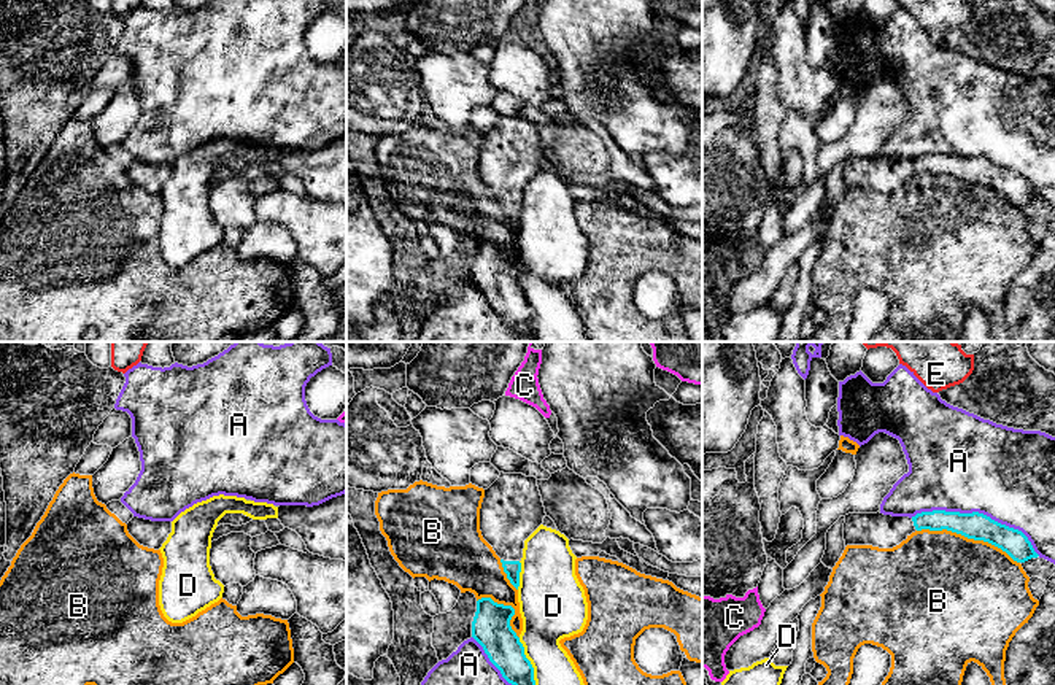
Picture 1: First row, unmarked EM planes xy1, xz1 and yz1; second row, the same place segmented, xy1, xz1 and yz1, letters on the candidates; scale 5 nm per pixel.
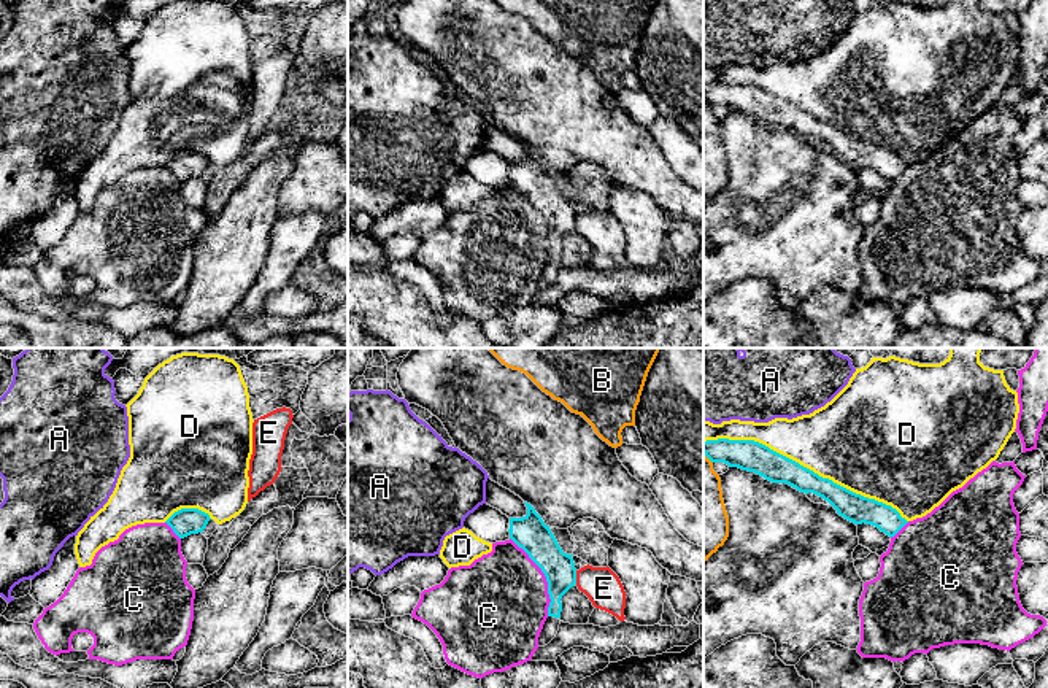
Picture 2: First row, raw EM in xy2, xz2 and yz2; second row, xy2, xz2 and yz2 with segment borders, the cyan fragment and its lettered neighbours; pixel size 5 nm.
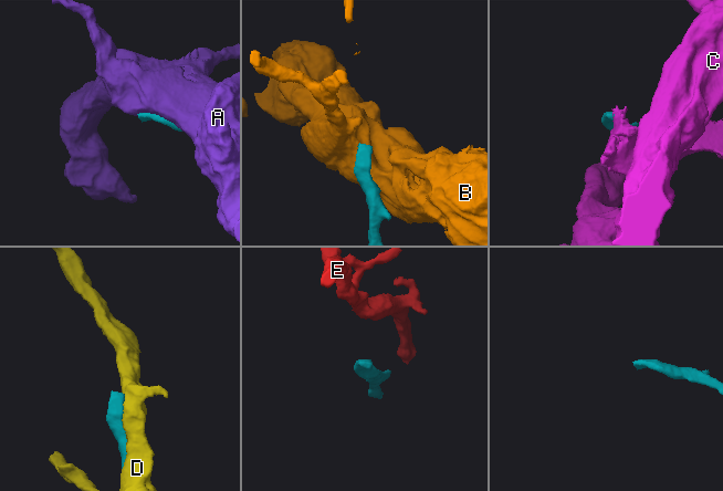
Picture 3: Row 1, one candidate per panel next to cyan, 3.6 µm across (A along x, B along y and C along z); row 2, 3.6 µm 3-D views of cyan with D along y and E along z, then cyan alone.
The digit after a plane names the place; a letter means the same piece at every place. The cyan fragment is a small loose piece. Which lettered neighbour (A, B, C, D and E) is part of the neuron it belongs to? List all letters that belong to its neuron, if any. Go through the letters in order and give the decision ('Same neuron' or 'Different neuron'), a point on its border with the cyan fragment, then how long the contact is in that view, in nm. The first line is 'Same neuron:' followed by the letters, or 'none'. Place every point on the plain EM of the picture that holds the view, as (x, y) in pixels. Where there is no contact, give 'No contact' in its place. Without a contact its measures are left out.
Same neuron: none
A: Different neuron. Touches cyan at yz1 (977, 156). Shared border 700 nm
B: Different neuron. Touches cyan at yz1 (968, 181). Shared border 550 nm
C: Different neuron. Touches cyan at xz2 (545, 220). Shared border 440 nm
D: Different neuron. Touches cyan at yz2 (805, 112). Shared border 1100 nm
E: Different neuron. Touches cyan at xz2 (575, 221). Shared border 70 nm

